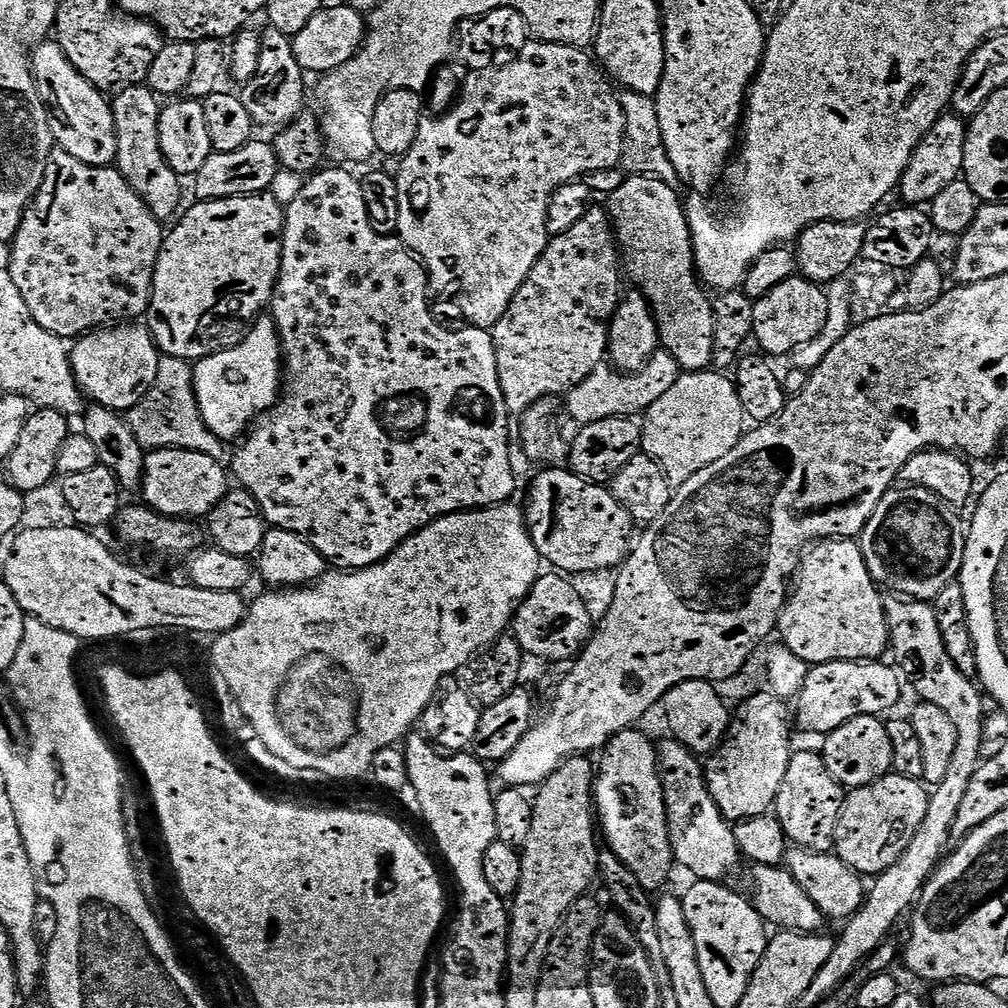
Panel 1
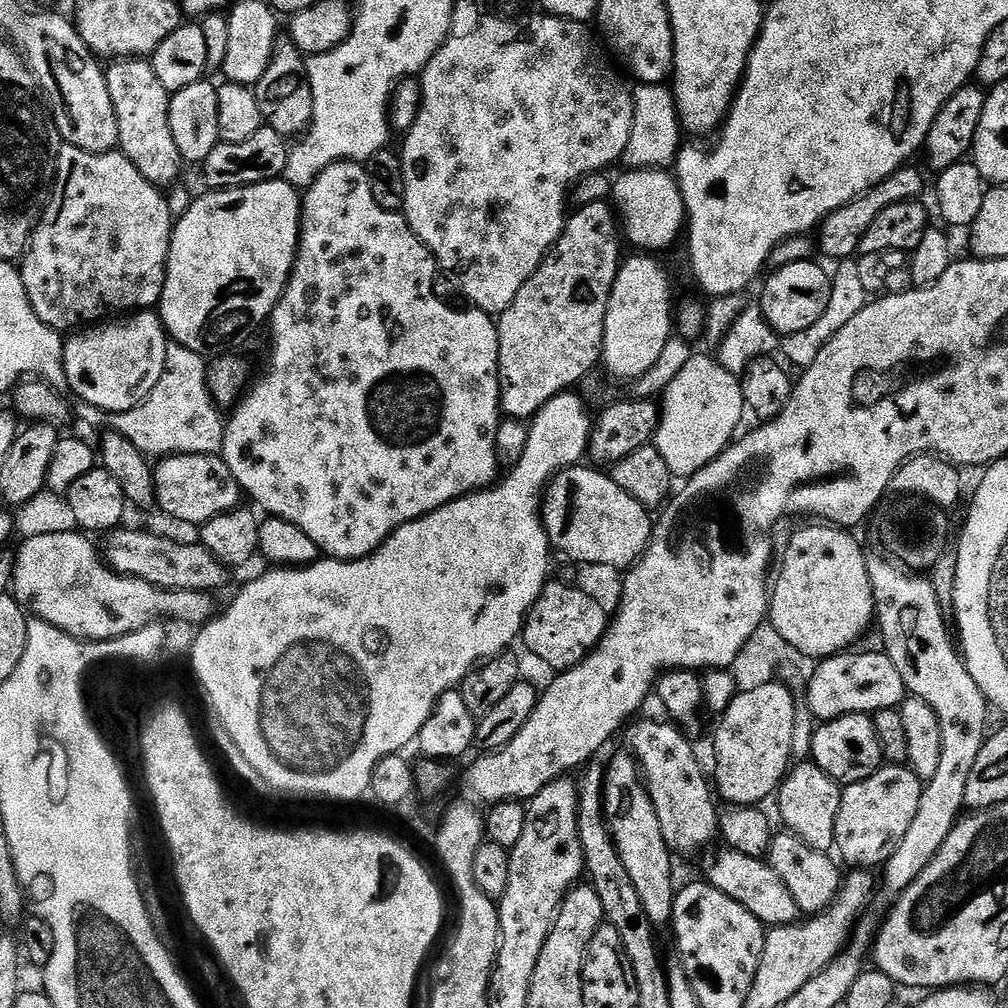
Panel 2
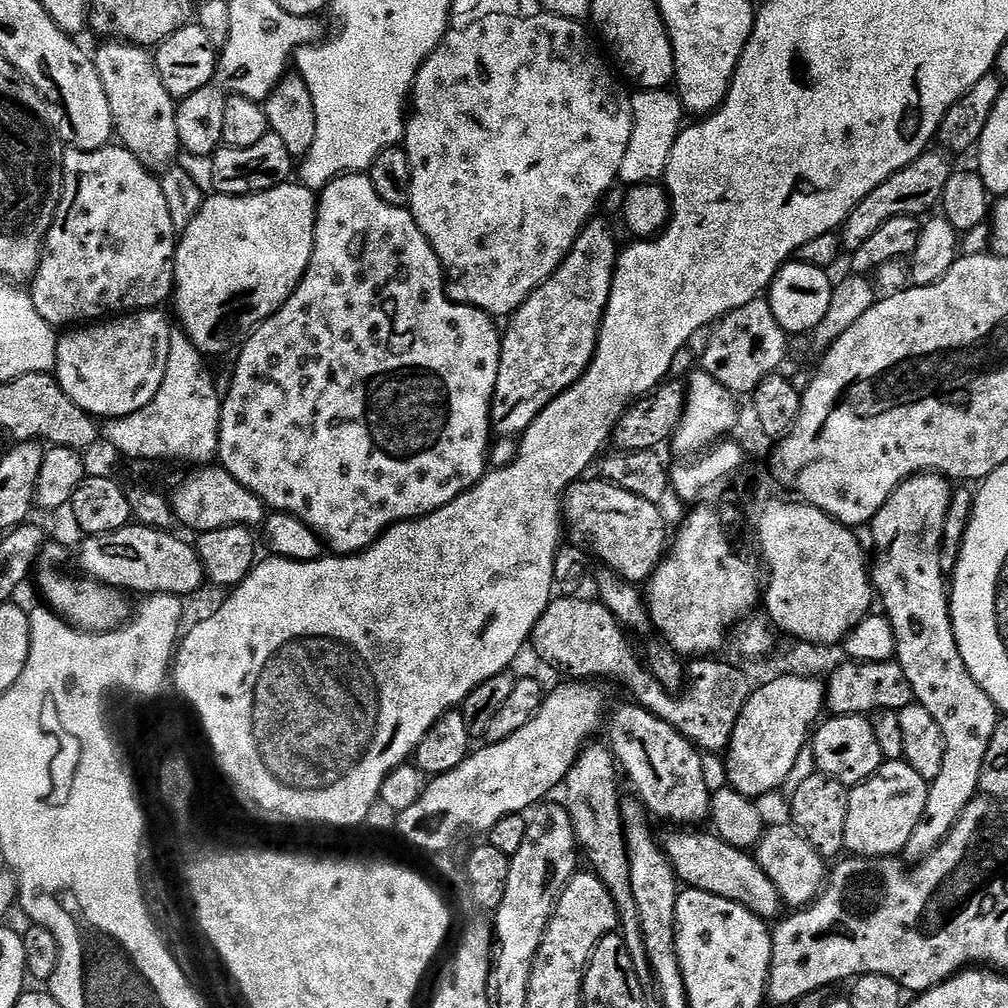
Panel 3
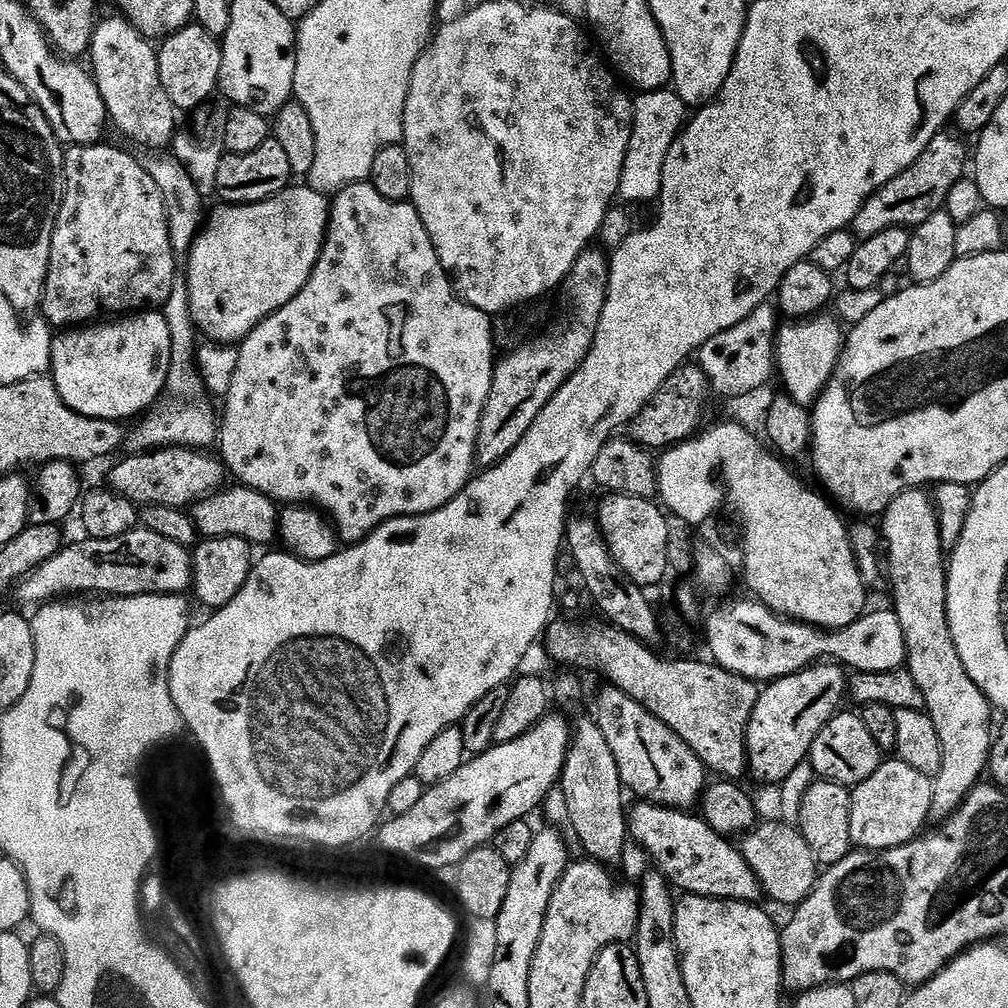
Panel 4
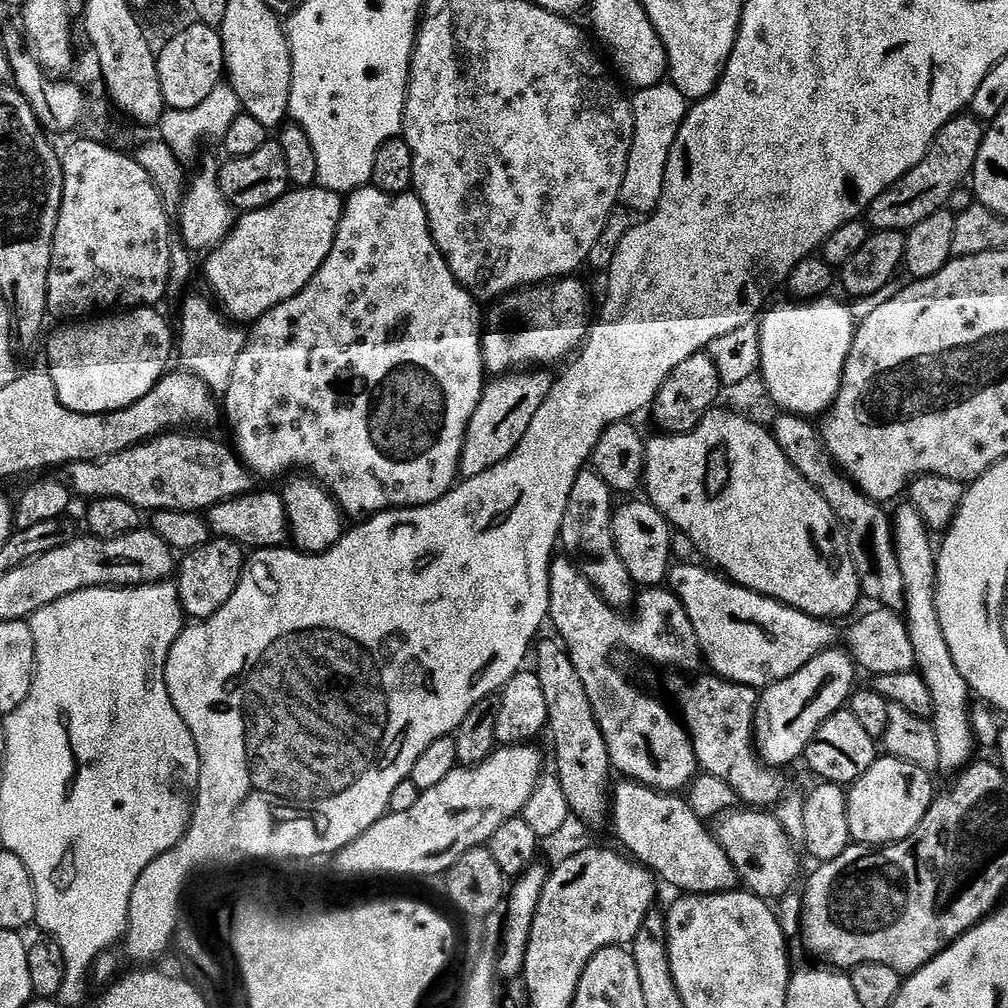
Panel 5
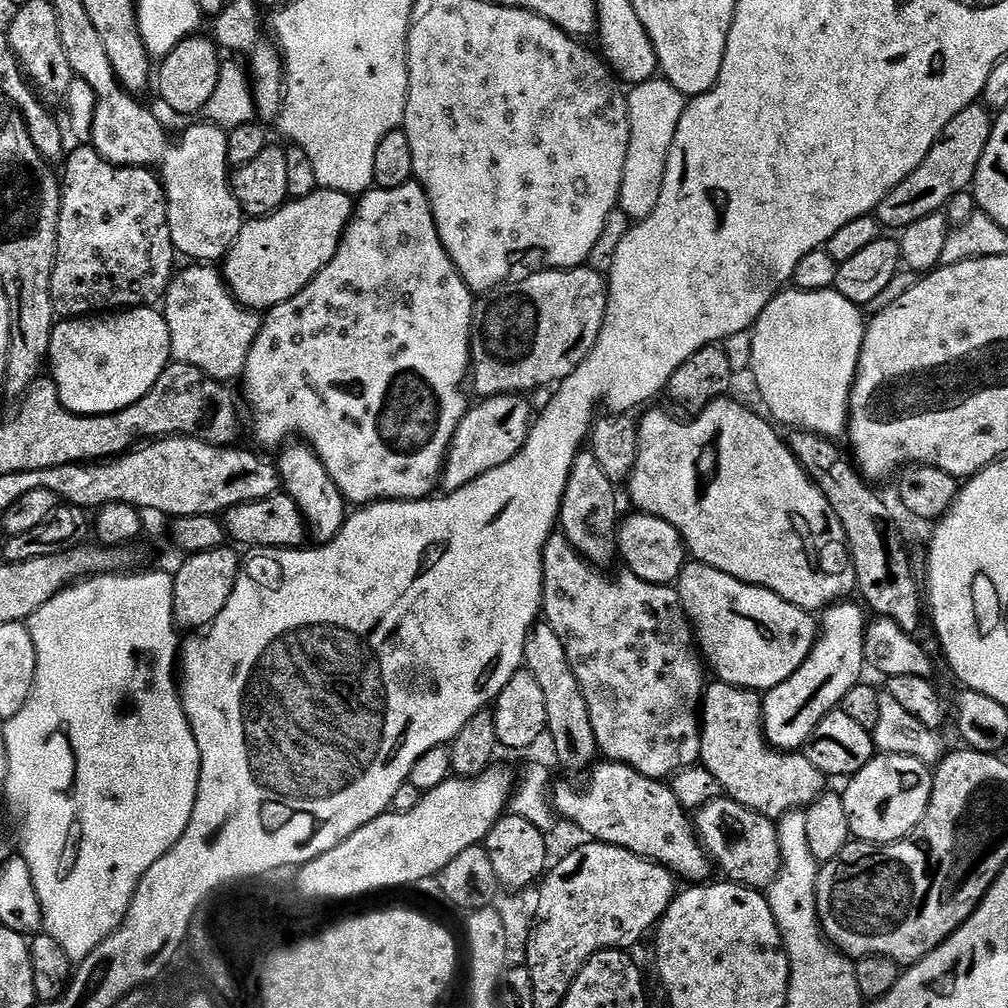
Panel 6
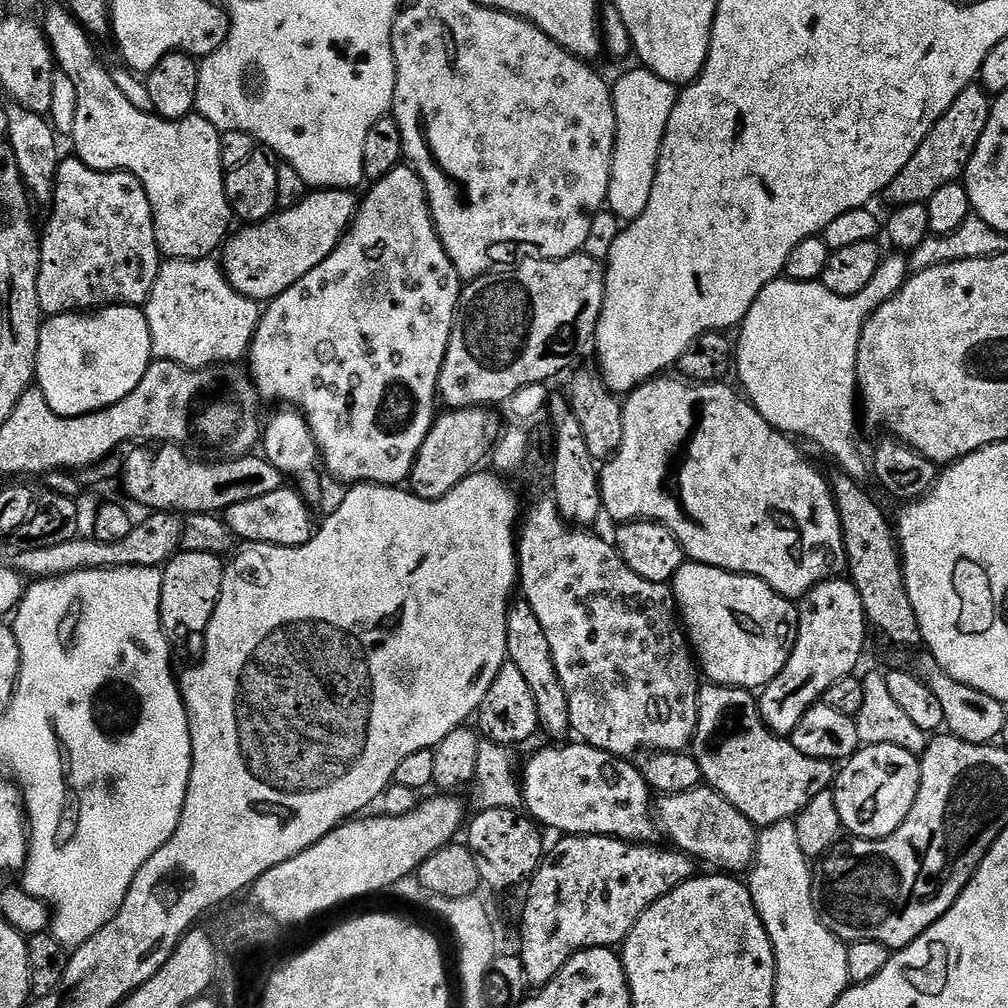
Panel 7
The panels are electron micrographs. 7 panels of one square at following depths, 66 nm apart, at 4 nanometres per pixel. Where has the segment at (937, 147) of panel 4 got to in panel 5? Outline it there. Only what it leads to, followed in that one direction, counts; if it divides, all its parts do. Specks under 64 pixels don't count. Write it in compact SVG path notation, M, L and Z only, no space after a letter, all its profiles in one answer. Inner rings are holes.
M961 114L947 120L920 163L867 205L866 211L876 223L875 227L880 230L909 230L943 209L953 189L963 185L971 173L980 143L984 140L985 129L982 124L980 128L980 124L981 121L971 114Z

